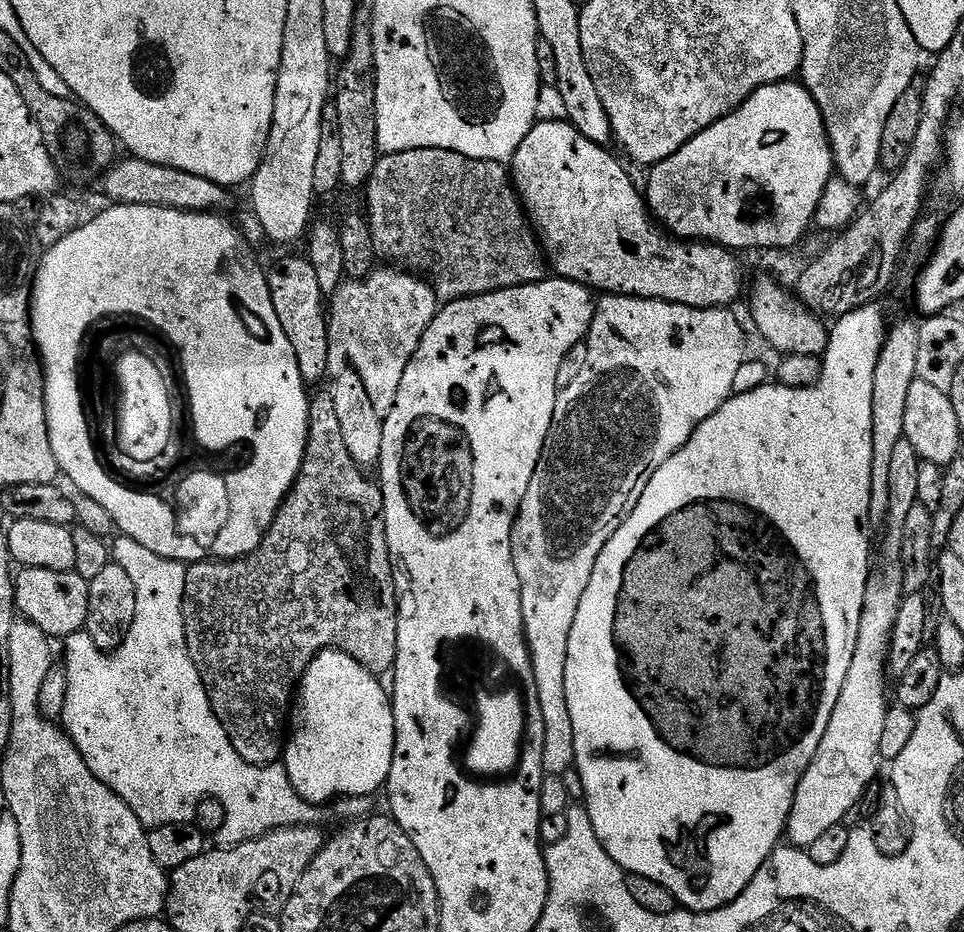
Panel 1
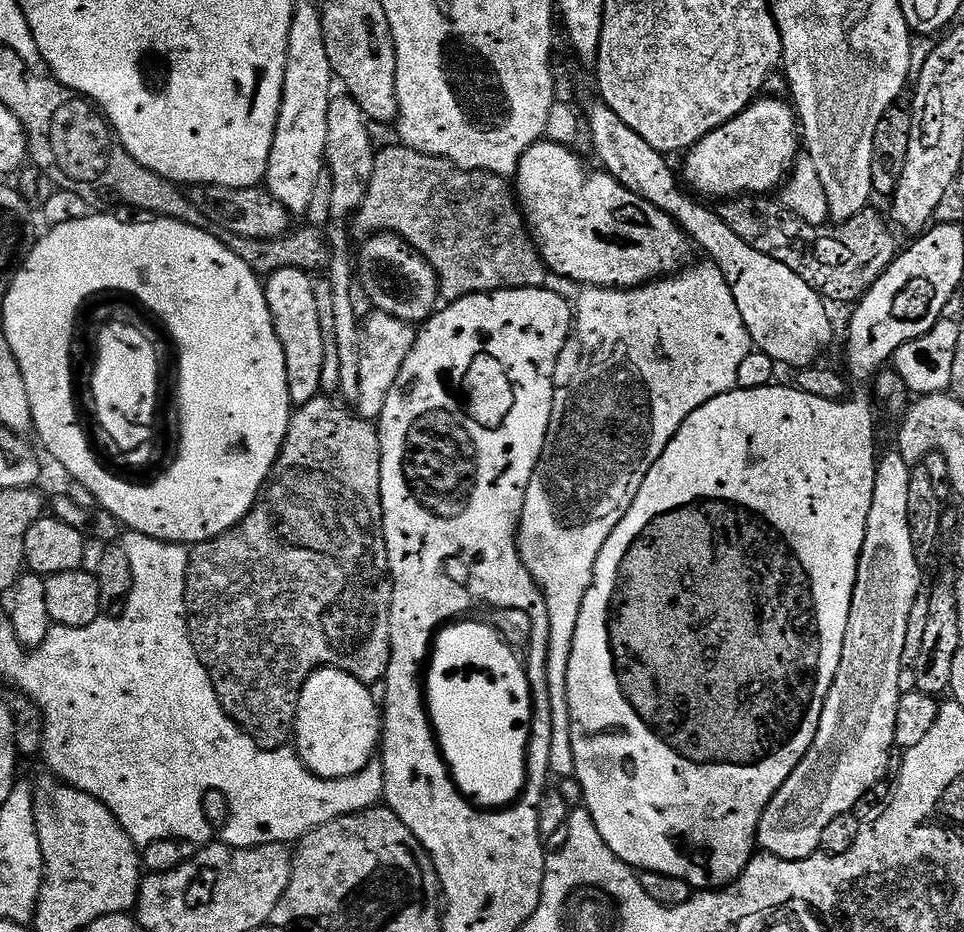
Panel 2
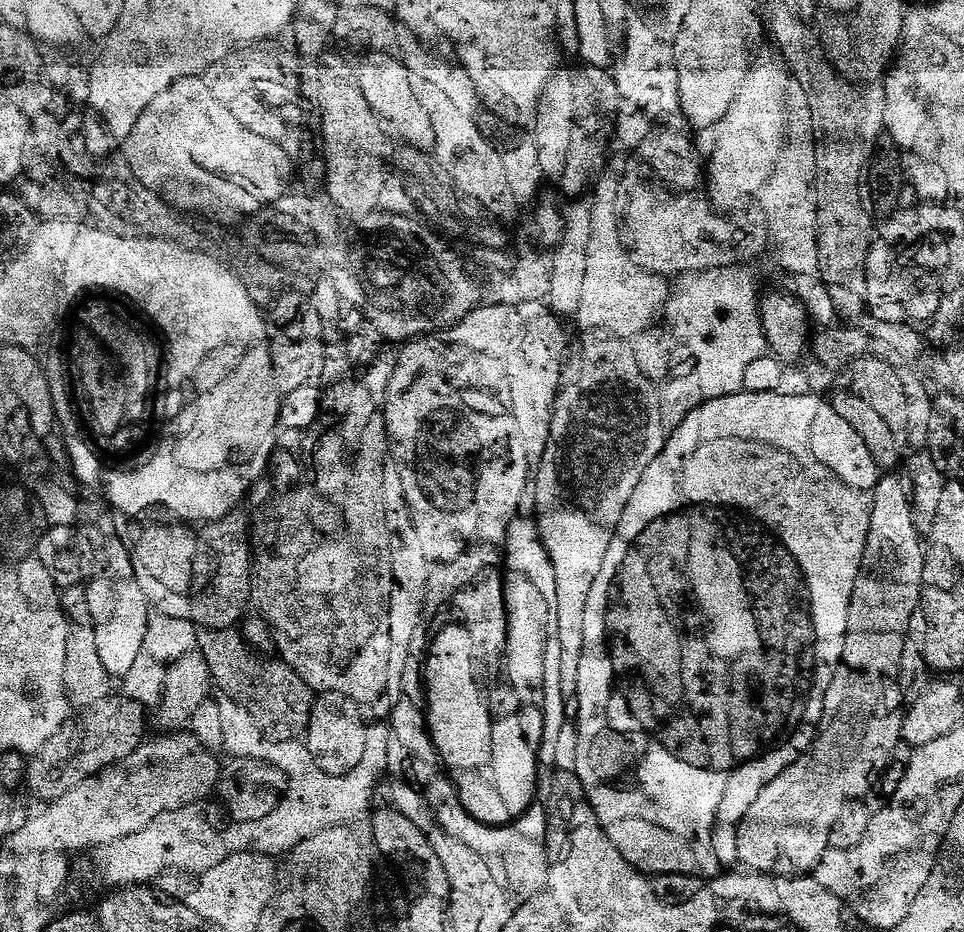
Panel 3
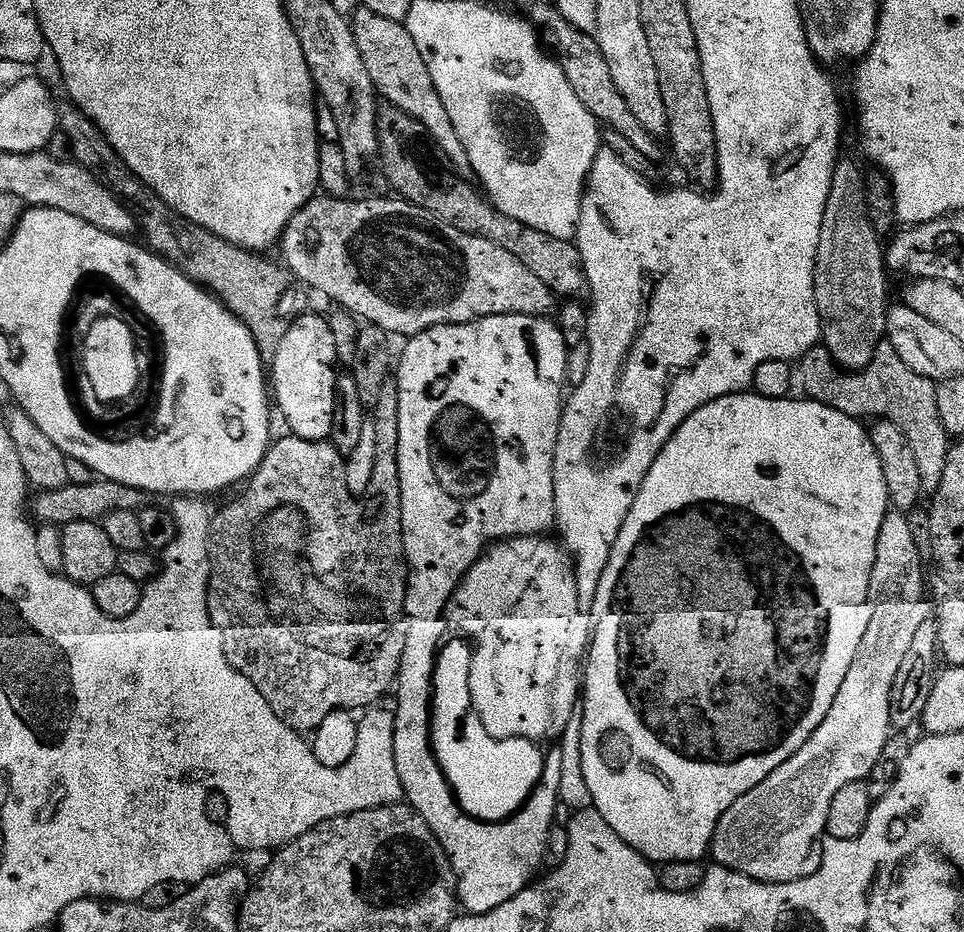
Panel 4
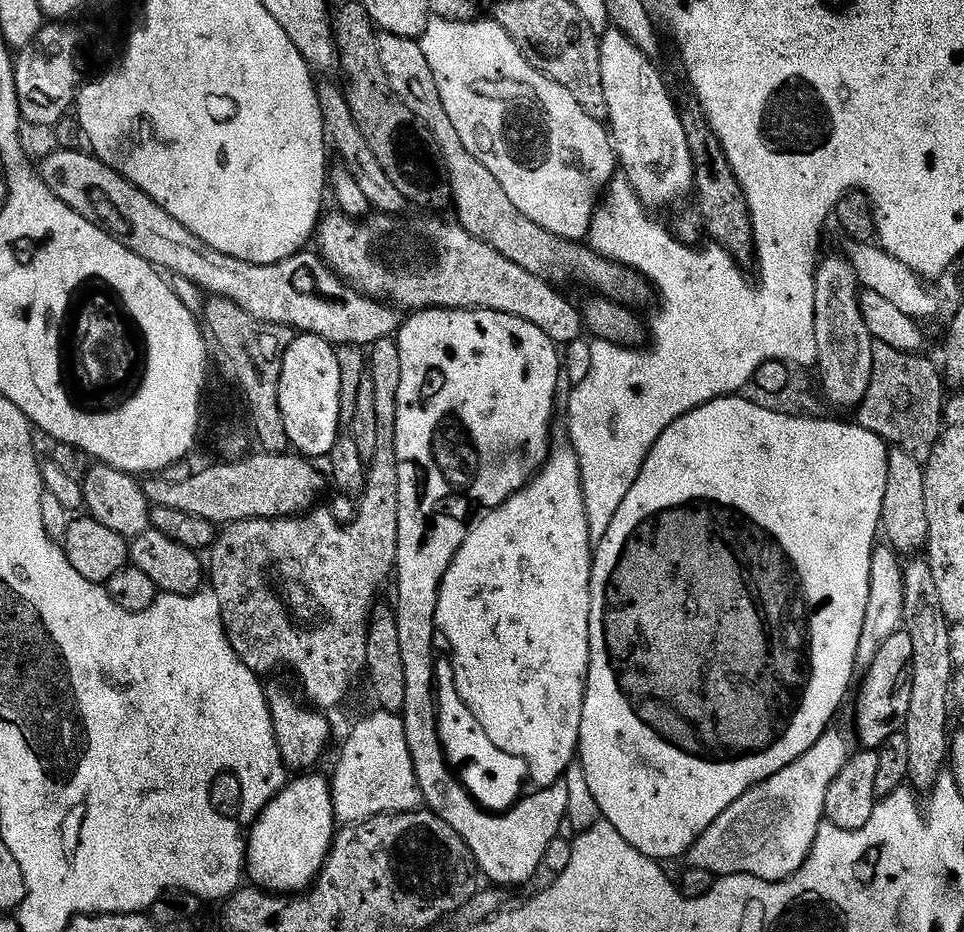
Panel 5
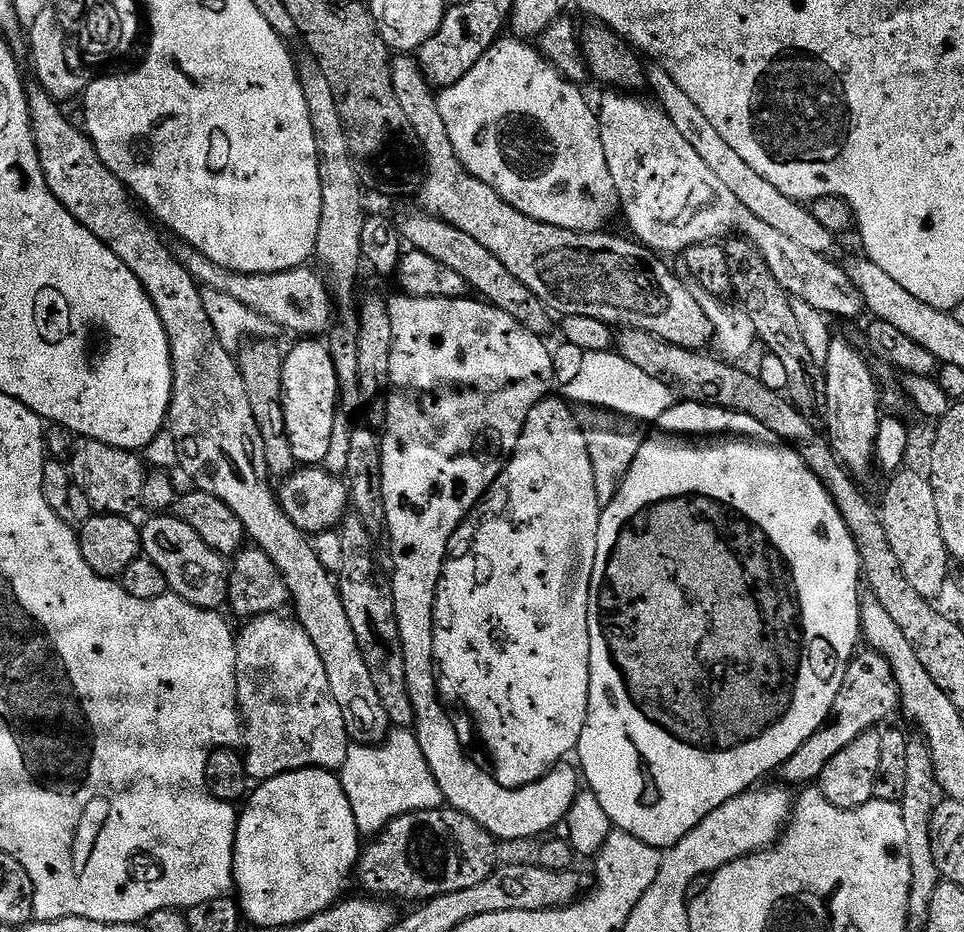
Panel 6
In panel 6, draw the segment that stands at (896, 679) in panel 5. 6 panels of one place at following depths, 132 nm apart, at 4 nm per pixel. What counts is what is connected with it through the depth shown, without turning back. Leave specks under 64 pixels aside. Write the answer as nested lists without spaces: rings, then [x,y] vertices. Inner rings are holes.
[[[857,651],[846,670],[842,690],[838,690],[838,698],[834,698],[834,706],[830,710],[827,722],[809,740],[802,742],[802,746],[794,750],[794,754],[784,763],[783,783],[788,786],[808,786],[819,781],[822,770],[826,770],[834,754],[842,754],[842,750],[846,750],[850,742],[854,742],[862,734],[879,729],[879,724],[890,719],[892,712],[900,711],[900,691],[890,662],[886,662],[886,658],[877,652]]]

